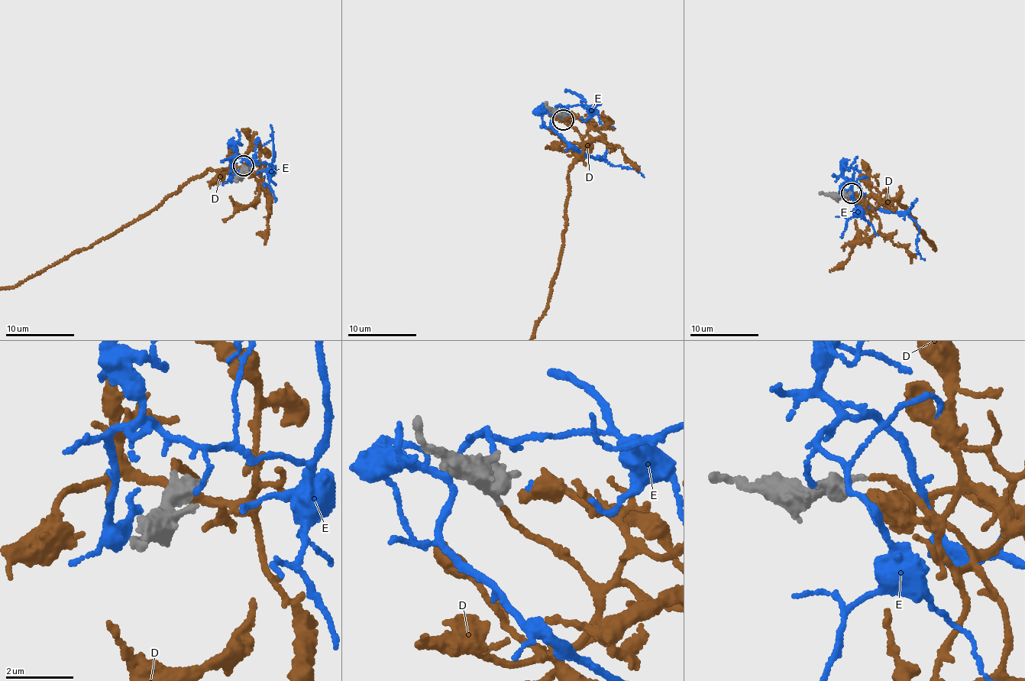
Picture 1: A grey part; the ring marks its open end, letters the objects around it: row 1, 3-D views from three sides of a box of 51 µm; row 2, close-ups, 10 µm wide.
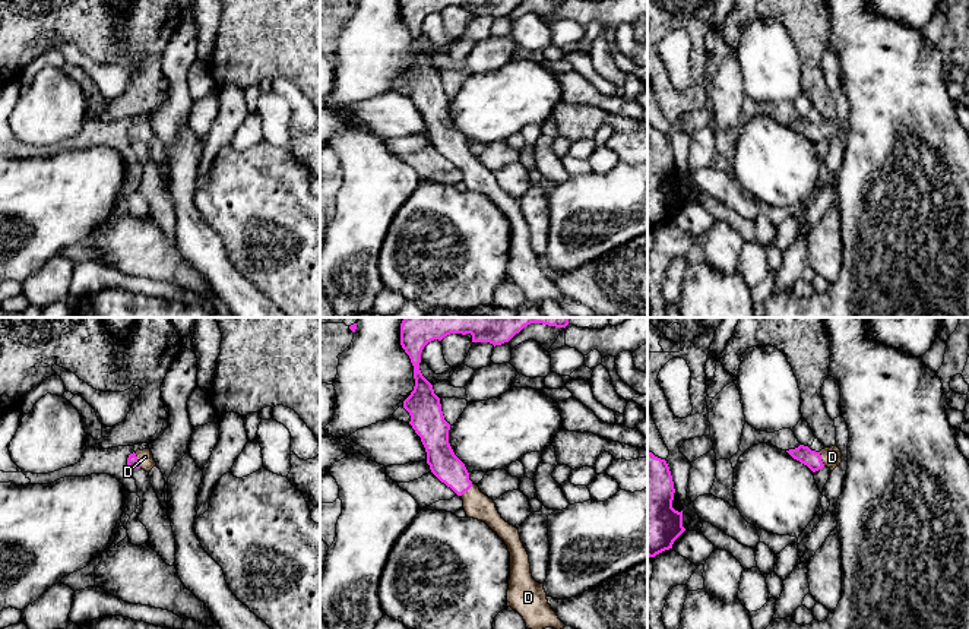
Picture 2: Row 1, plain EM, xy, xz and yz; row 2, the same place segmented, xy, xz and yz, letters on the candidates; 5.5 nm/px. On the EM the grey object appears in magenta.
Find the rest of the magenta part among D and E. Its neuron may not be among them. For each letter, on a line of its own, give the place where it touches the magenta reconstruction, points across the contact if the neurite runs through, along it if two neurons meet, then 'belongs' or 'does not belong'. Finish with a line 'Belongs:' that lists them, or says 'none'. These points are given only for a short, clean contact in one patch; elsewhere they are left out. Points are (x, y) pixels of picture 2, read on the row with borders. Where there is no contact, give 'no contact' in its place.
D: meets magenta in xy at (136, 460); runs through xy (132, 461), (136, 460), (145, 457); belongs
E: no contact; does not belong
Belongs: D

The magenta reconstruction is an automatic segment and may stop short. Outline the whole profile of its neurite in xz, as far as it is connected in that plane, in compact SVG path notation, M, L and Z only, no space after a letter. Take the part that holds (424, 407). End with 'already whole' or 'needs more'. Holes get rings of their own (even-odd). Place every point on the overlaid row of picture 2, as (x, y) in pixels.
M405 317L400 323L400 345L414 366L415 386L403 401L403 408L411 415L409 424L421 437L431 472L462 497L468 518L485 522L507 546L507 607L523 617L528 629L563 629L566 625L548 604L544 584L532 578L529 554L519 530L501 518L494 500L469 480L465 464L455 455L449 443L450 424L444 420L440 398L419 370L421 353L434 339L471 334L472 342L495 347L509 342L531 323L566 328L569 317Z | needs more

